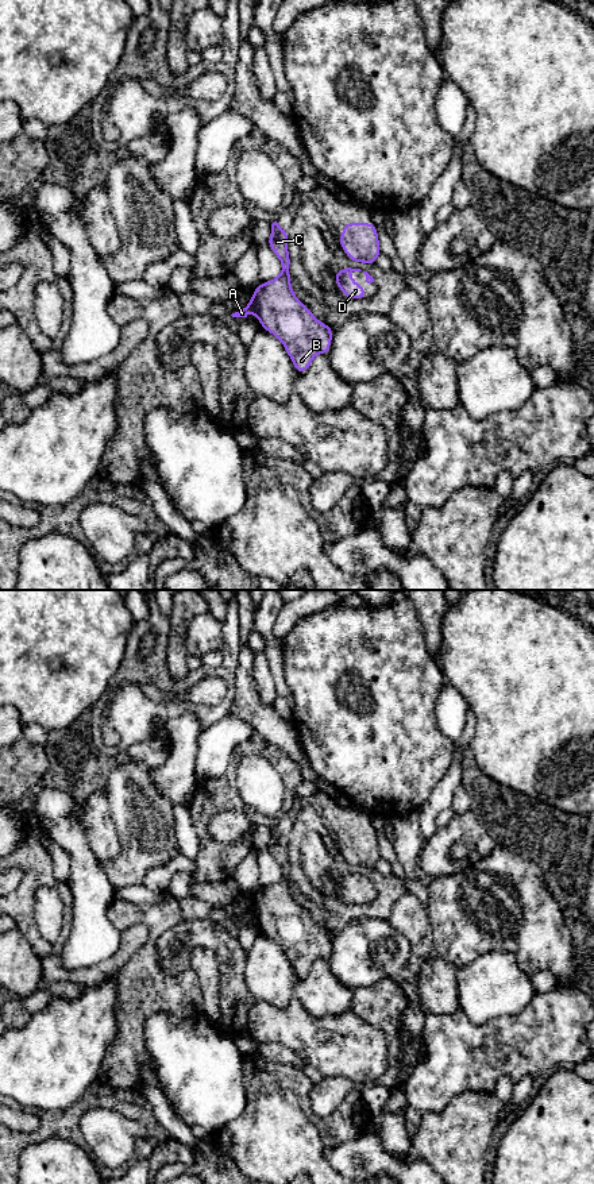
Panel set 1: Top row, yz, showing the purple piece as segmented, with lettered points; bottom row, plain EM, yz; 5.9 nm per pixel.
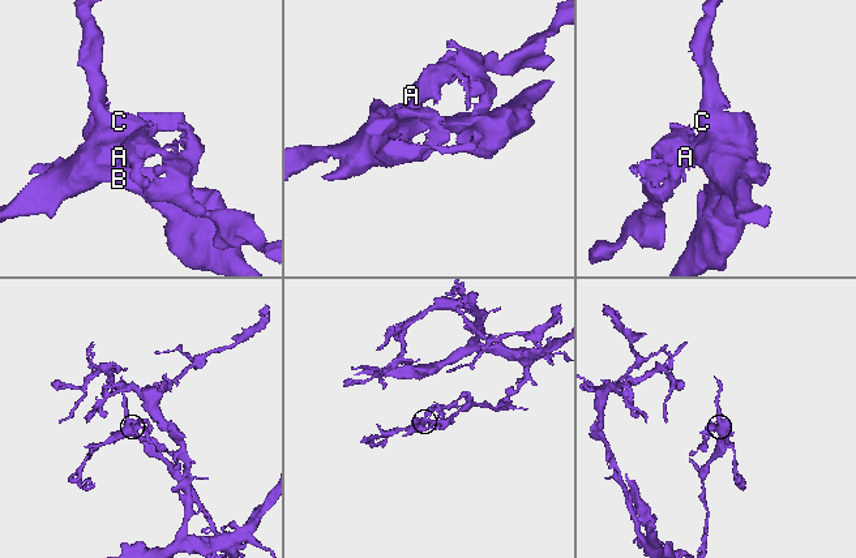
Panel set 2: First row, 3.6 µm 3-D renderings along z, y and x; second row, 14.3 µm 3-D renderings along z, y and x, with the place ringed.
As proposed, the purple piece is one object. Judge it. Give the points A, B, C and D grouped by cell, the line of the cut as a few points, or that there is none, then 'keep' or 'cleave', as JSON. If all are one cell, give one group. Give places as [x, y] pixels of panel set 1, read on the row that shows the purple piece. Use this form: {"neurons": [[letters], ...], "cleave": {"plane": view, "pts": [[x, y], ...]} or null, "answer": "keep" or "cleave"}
{"neurons": [["A"], ["B", "C", "D"]], "cleave": {"plane": "yz", "pts": [[254, 293], [258, 316]]}, "answer": "cleave"}

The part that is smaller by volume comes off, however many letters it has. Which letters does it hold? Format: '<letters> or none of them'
A

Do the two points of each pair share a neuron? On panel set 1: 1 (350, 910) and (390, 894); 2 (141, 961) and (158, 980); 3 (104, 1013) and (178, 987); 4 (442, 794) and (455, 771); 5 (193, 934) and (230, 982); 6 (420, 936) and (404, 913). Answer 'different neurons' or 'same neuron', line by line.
1: same neuron
2: same neuron
3: different neurons
4: same neuron
5: same neuron
6: same neuron

